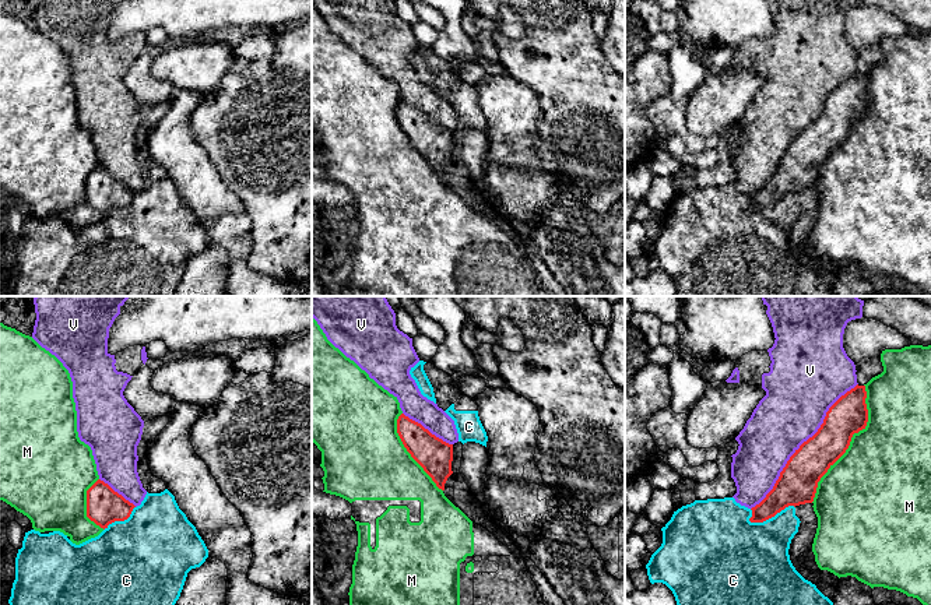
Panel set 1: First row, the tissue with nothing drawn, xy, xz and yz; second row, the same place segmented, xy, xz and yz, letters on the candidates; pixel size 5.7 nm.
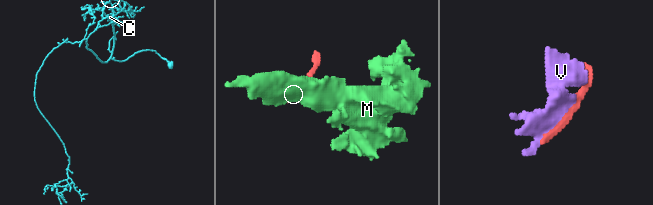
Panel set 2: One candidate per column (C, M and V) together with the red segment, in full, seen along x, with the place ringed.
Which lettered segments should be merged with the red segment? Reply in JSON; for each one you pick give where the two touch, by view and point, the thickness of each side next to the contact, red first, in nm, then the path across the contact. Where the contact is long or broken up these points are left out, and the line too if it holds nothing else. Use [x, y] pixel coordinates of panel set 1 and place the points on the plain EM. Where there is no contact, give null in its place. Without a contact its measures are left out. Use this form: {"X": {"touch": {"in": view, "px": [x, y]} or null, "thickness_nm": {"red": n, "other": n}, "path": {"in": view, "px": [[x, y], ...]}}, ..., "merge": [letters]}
{"merge": []}

